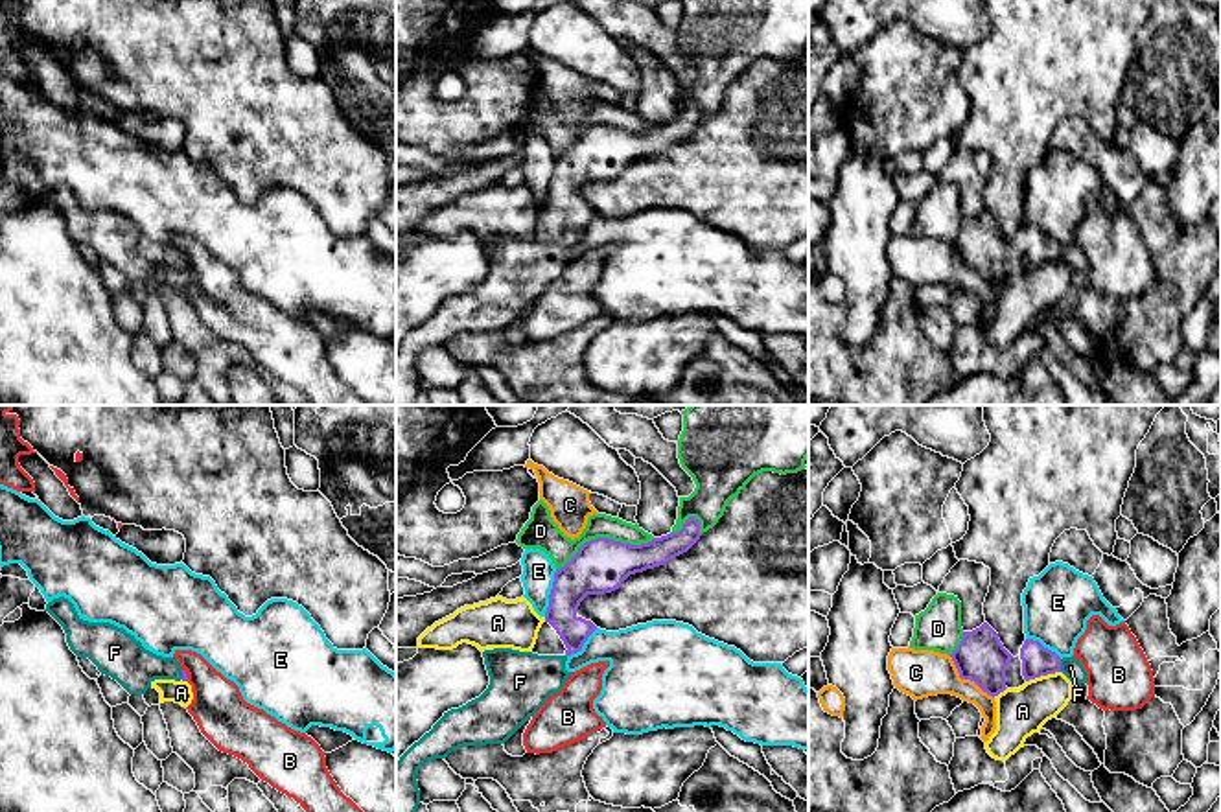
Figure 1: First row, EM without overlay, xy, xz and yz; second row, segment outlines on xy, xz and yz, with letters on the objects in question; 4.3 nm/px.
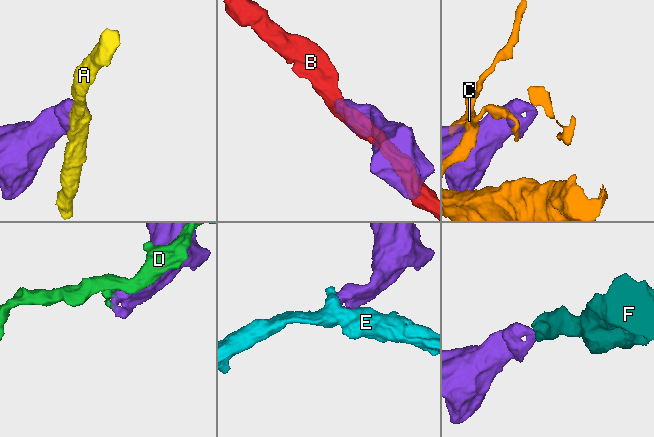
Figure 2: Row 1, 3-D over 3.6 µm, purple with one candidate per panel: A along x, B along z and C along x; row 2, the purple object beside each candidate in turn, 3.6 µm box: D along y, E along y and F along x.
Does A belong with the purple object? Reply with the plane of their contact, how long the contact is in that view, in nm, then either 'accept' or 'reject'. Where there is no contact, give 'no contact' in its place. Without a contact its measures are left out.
yz | 160 nm | reject

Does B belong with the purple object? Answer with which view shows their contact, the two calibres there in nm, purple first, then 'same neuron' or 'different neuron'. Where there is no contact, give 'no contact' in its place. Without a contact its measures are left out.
contact in xy; calibres 30 and 240 nm; different neuron

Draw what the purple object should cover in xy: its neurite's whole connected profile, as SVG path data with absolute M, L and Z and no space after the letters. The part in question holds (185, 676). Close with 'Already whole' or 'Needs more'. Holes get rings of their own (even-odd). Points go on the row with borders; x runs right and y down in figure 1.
M64 597L48 602L44 611L63 626L66 643L77 657L88 657L129 694L144 694L155 679L188 679L175 657L145 650L134 635L110 622L83 621Z. Needs more

